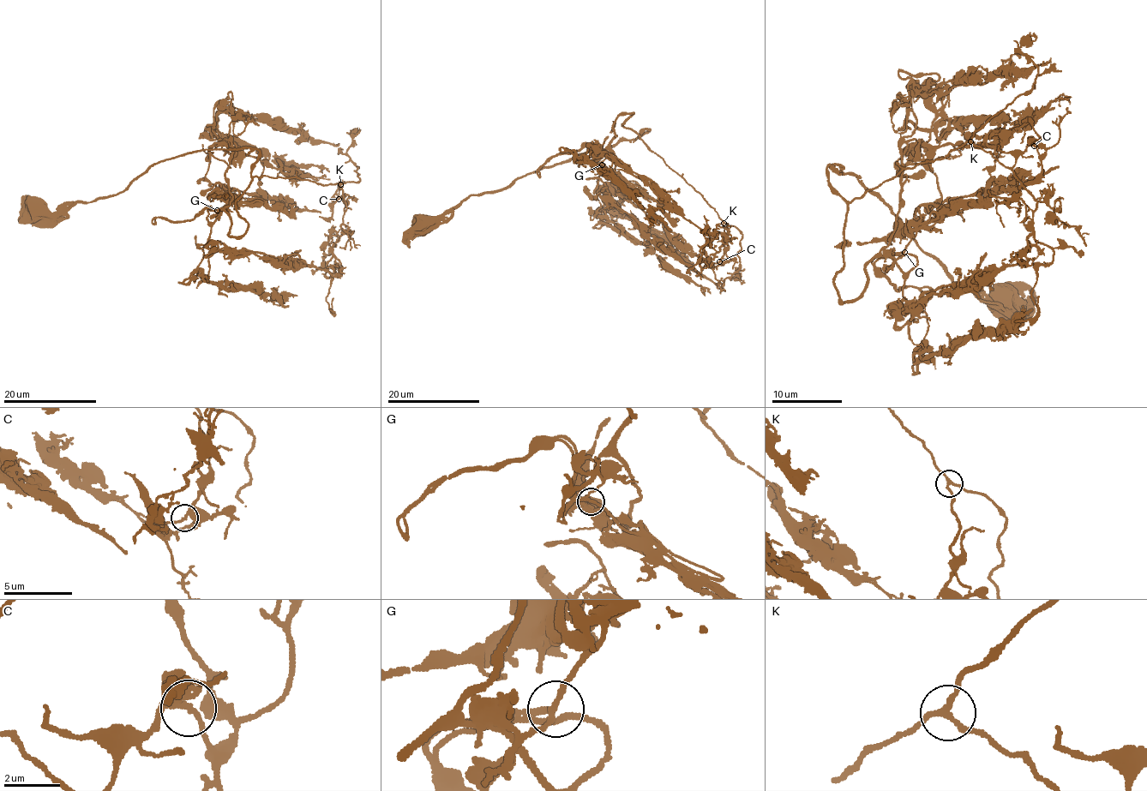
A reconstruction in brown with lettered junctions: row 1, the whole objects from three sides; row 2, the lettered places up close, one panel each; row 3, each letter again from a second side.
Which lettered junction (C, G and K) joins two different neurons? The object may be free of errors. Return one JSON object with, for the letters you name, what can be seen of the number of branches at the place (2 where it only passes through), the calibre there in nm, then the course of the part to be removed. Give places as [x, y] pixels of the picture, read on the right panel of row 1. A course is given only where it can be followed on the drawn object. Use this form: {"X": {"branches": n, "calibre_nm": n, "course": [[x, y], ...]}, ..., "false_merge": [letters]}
{"false_merge": []}

